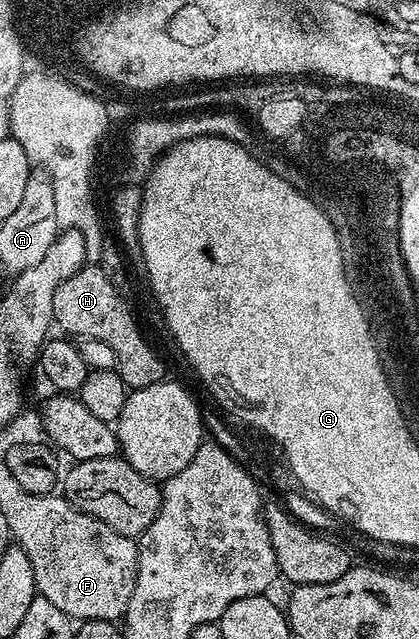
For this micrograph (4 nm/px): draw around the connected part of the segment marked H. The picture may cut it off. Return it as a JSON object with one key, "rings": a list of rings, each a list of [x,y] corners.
{"rings":[[[84,266],[75,275],[63,279],[52,297],[54,323],[62,326],[67,336],[85,337],[104,341],[116,353],[117,373],[126,382],[127,388],[147,387],[167,378],[166,367],[144,332],[138,328],[130,307],[123,296],[112,287],[111,282],[93,266]]]}

